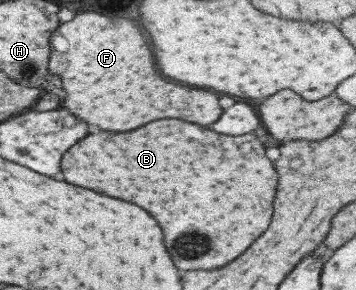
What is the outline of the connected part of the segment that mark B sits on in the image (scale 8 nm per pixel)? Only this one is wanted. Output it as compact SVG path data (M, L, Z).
M158 119L128 133L86 135L70 147L60 161L66 183L94 189L146 209L164 233L164 245L178 269L218 269L236 259L270 223L276 171L264 155L262 143L246 133L240 137L216 135L180 119Z

